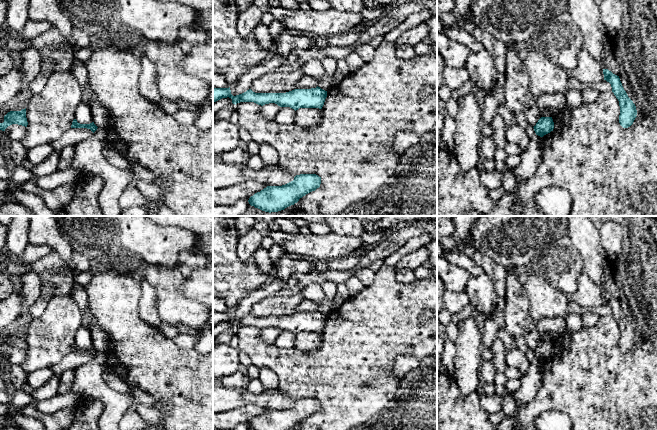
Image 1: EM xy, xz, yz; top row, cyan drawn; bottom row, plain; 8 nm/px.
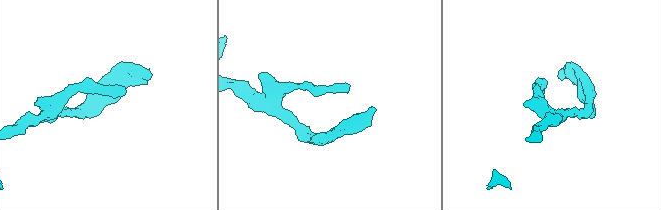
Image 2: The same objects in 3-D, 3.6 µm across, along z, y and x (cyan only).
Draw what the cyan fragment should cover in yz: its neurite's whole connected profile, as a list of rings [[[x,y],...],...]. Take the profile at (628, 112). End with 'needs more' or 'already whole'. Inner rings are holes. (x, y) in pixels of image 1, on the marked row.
[[[603,69],[603,74],[604,80],[611,84],[612,92],[619,101],[619,123],[623,128],[628,128],[633,124],[637,117],[636,106],[624,90],[619,76],[613,74],[608,69]]] | already whole

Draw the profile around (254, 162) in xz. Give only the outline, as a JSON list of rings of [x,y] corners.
[[[258,154],[248,155],[246,164],[249,168],[253,170],[260,170],[264,167],[264,162]]]

